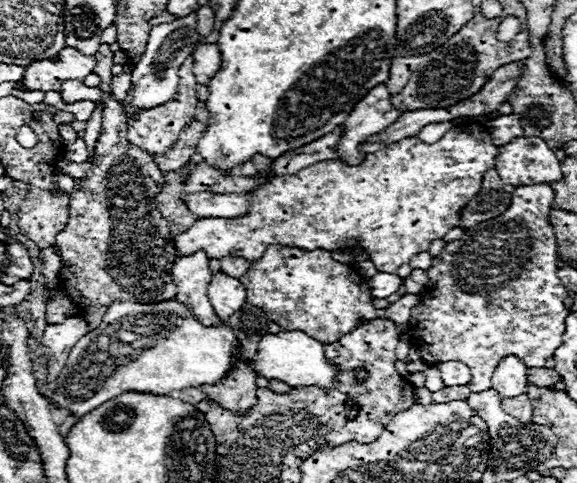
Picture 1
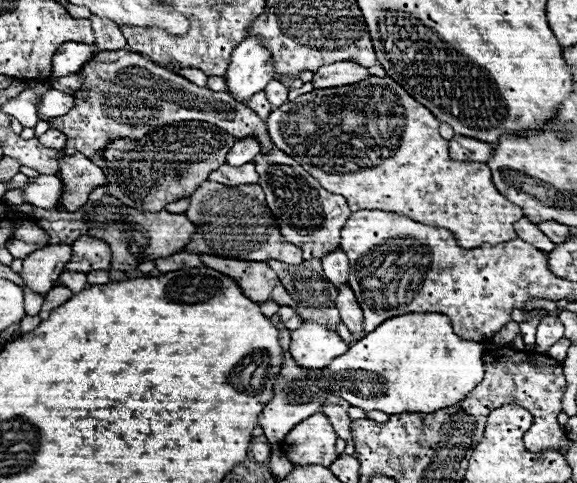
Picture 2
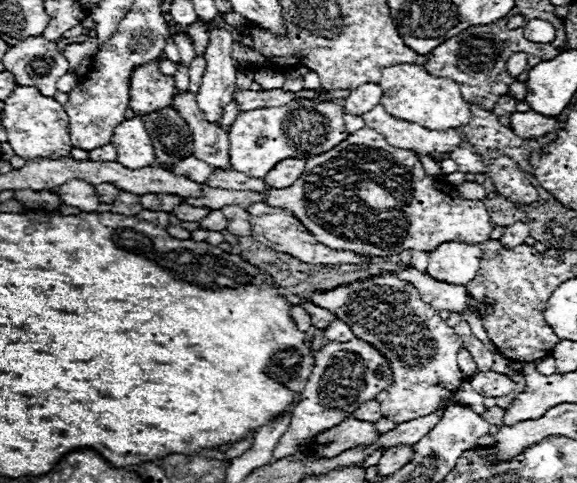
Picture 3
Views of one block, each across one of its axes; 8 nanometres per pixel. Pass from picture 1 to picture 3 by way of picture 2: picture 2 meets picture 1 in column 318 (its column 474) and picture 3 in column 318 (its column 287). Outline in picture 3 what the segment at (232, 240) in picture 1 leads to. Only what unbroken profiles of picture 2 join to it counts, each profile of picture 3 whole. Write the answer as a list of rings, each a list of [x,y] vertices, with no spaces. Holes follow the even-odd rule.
[[[298,98],[276,108],[258,108],[238,114],[228,130],[232,142],[232,170],[244,172],[252,178],[264,178],[284,158],[308,158],[332,150],[348,136],[342,114],[344,110],[336,102],[314,102],[308,98]]]

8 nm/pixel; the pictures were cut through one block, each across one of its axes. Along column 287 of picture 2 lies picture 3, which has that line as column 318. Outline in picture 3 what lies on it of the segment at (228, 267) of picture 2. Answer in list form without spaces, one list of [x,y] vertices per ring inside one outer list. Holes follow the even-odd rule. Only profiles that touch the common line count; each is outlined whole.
[[[376,274],[370,280],[350,282],[326,292],[314,292],[310,300],[316,306],[334,312],[358,338],[374,344],[390,360],[394,382],[376,398],[386,418],[400,424],[428,416],[440,408],[440,400],[446,394],[458,390],[464,382],[456,362],[462,348],[458,336],[438,316],[438,310],[422,302],[412,284],[392,274]]]

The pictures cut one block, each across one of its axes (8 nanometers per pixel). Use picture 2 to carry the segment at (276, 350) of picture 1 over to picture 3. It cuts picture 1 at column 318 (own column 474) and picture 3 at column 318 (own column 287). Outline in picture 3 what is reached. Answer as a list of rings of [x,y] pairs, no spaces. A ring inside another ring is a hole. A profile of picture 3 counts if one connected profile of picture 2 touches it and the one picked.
[[[354,338],[350,342],[328,342],[316,352],[316,364],[302,392],[298,406],[292,410],[290,426],[274,448],[274,458],[286,458],[298,452],[306,452],[310,442],[322,432],[344,422],[362,402],[374,400],[392,382],[392,368],[386,358],[370,342]]]

